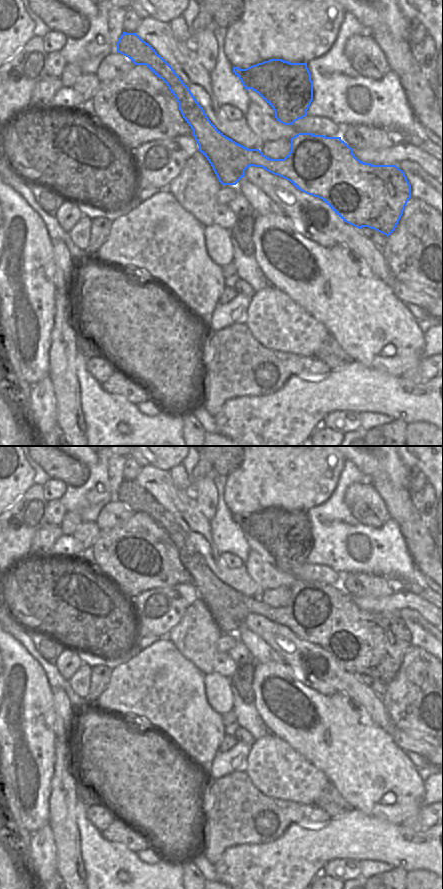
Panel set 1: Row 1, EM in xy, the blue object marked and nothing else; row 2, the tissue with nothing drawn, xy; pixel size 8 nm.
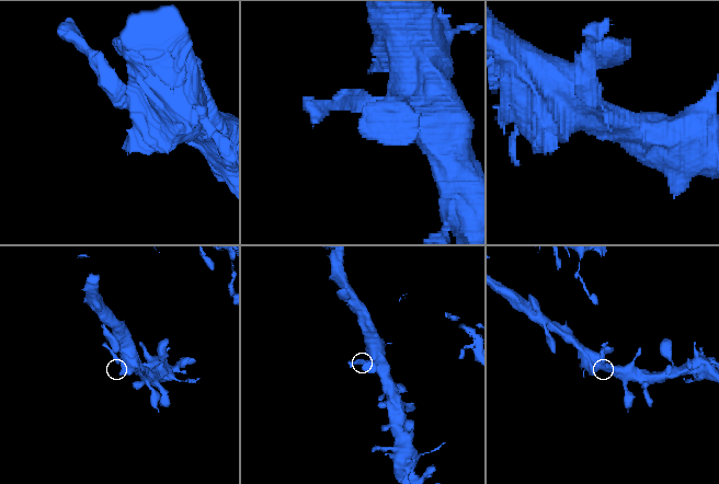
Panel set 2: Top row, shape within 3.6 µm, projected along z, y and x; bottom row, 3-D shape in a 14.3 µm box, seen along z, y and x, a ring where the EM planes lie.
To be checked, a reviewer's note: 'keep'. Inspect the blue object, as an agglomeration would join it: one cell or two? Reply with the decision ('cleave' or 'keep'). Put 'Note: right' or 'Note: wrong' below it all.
keep
Note: right

